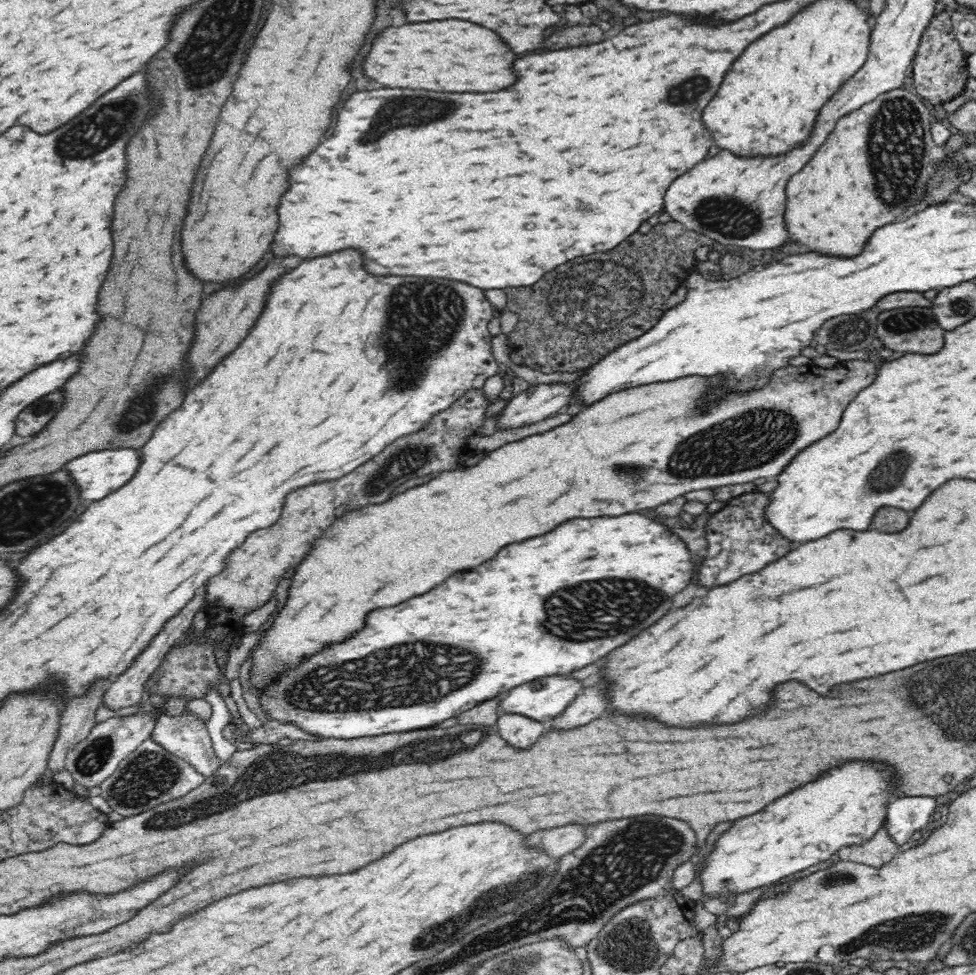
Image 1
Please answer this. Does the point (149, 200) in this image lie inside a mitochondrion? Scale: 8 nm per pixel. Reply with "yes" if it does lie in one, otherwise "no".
no

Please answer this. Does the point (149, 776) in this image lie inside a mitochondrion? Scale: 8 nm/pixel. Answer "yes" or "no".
yes

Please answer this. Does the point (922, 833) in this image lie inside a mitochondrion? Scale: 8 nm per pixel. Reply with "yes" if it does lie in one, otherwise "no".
no

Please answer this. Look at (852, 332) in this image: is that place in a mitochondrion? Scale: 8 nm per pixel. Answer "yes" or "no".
yes

